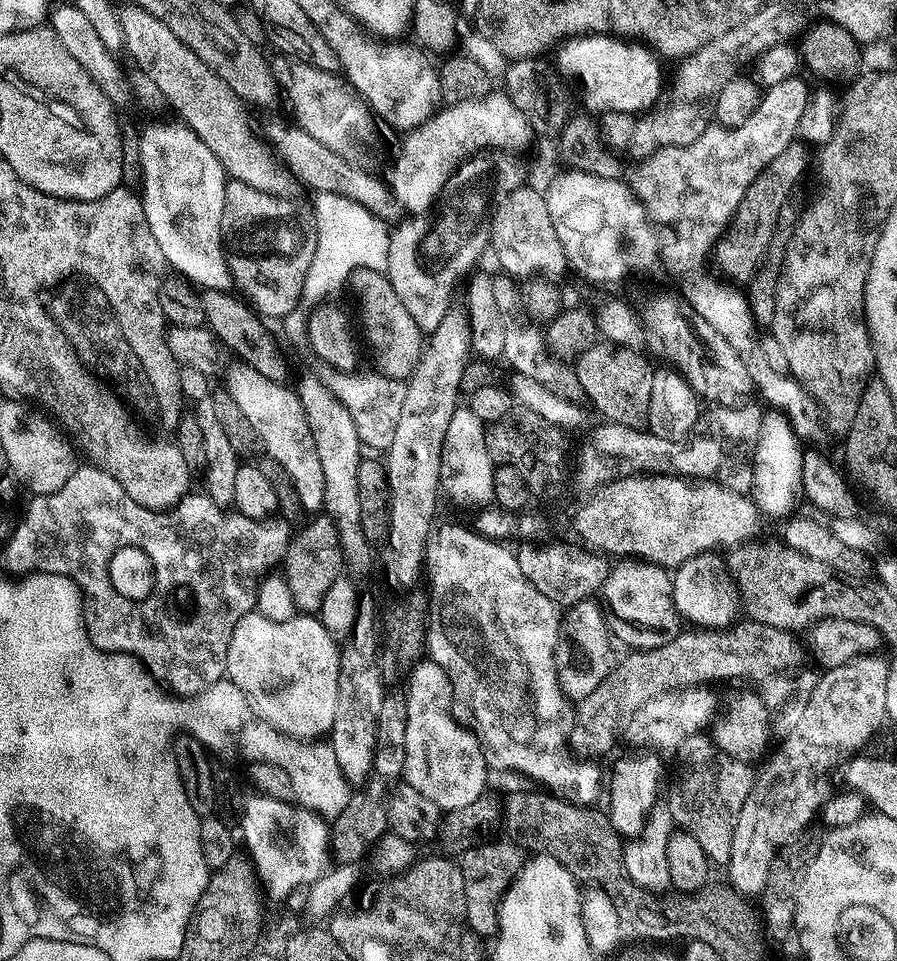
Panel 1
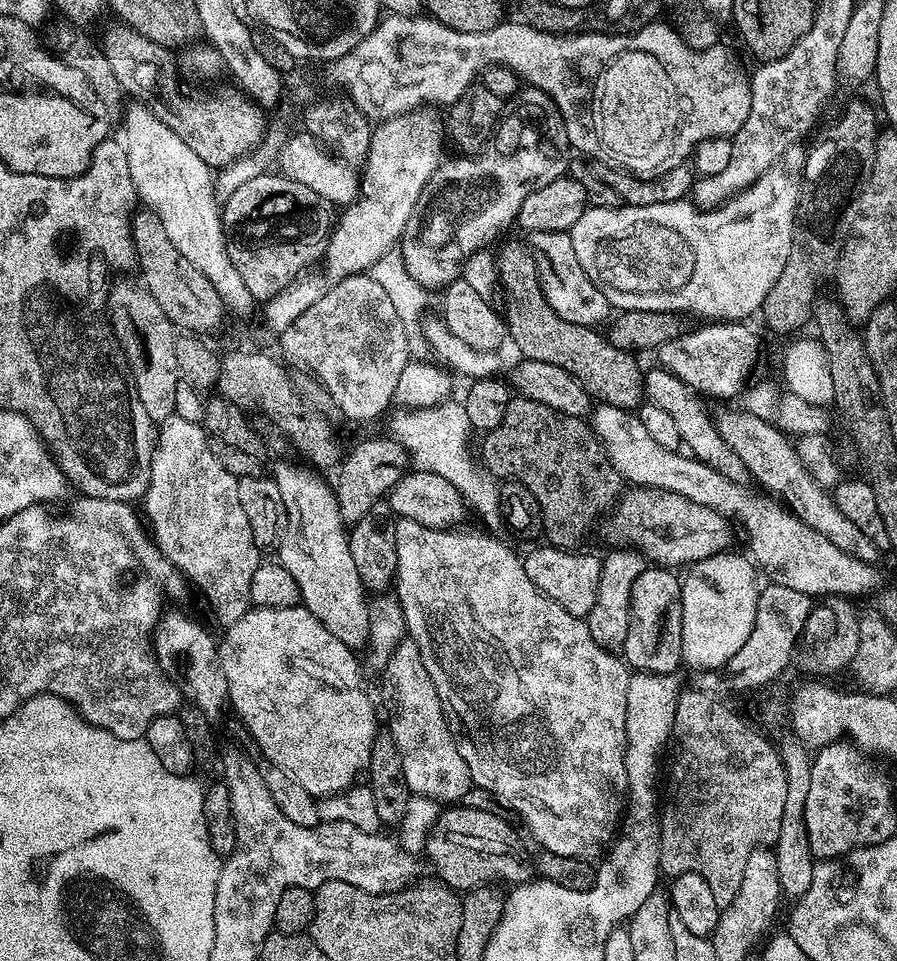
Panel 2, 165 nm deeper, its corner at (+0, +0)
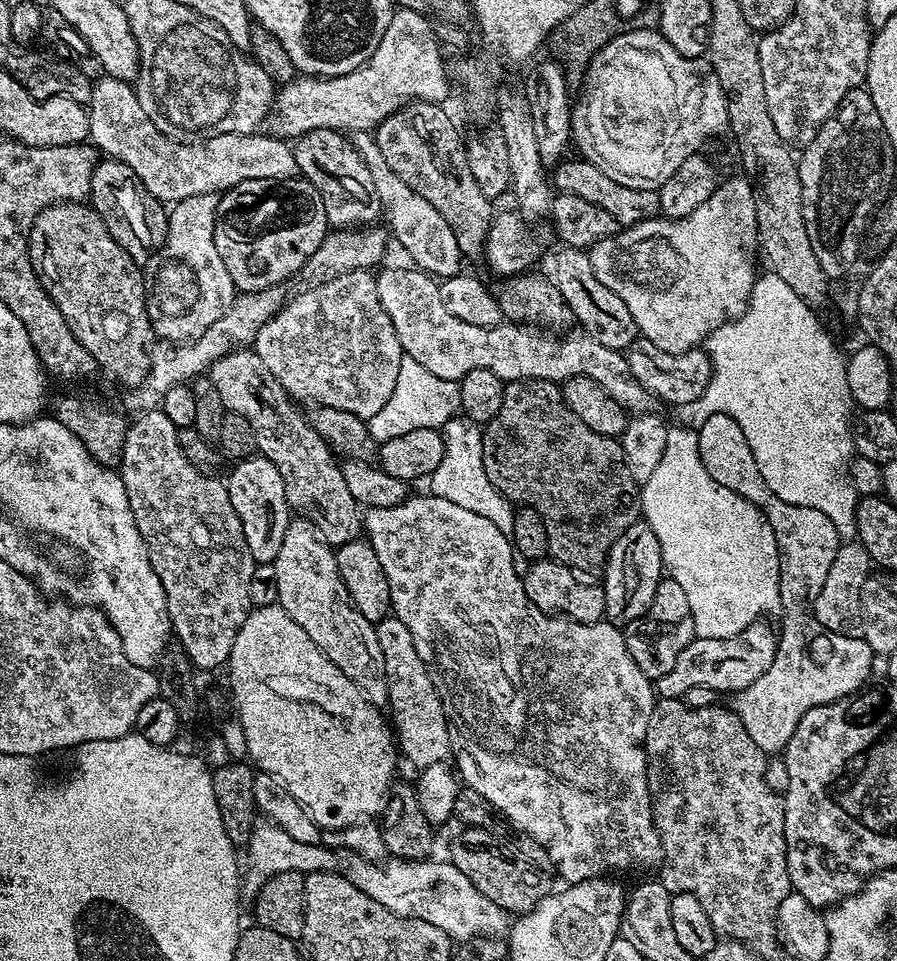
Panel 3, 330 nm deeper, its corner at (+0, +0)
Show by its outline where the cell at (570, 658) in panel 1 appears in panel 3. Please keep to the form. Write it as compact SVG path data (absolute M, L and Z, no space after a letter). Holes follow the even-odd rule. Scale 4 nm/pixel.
M638 522L614 542L608 555L608 562L602 569L602 587L606 606L604 615L607 623L626 626L634 622L654 602L654 594L665 575L664 559L658 546L658 538L654 538L654 530L646 522Z

